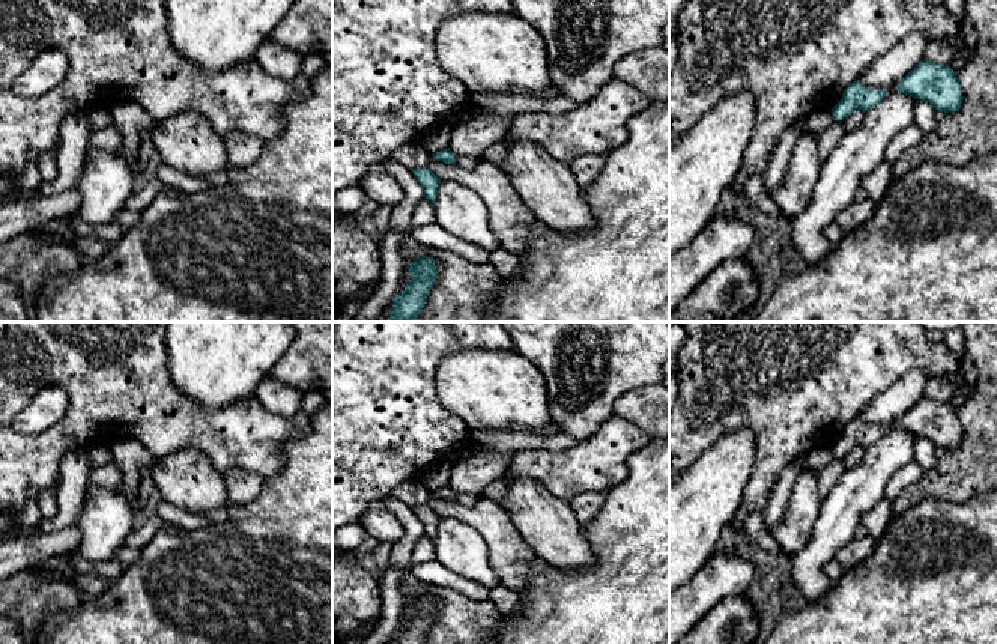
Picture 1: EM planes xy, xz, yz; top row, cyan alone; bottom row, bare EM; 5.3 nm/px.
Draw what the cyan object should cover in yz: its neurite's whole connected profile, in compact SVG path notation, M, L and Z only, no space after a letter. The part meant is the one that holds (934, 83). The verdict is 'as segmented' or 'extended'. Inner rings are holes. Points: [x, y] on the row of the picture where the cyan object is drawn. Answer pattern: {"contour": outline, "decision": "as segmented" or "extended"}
{"contour": "M922 59L895 90L914 99L923 99L937 111L944 113L959 110L964 99L956 72L949 65L944 66L926 59Z", "decision": "as segmented"}

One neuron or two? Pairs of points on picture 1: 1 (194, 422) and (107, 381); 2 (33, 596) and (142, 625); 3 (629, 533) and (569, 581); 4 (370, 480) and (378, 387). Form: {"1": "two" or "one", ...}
{"1": "one", "2": "two", "3": "one", "4": "one"}

